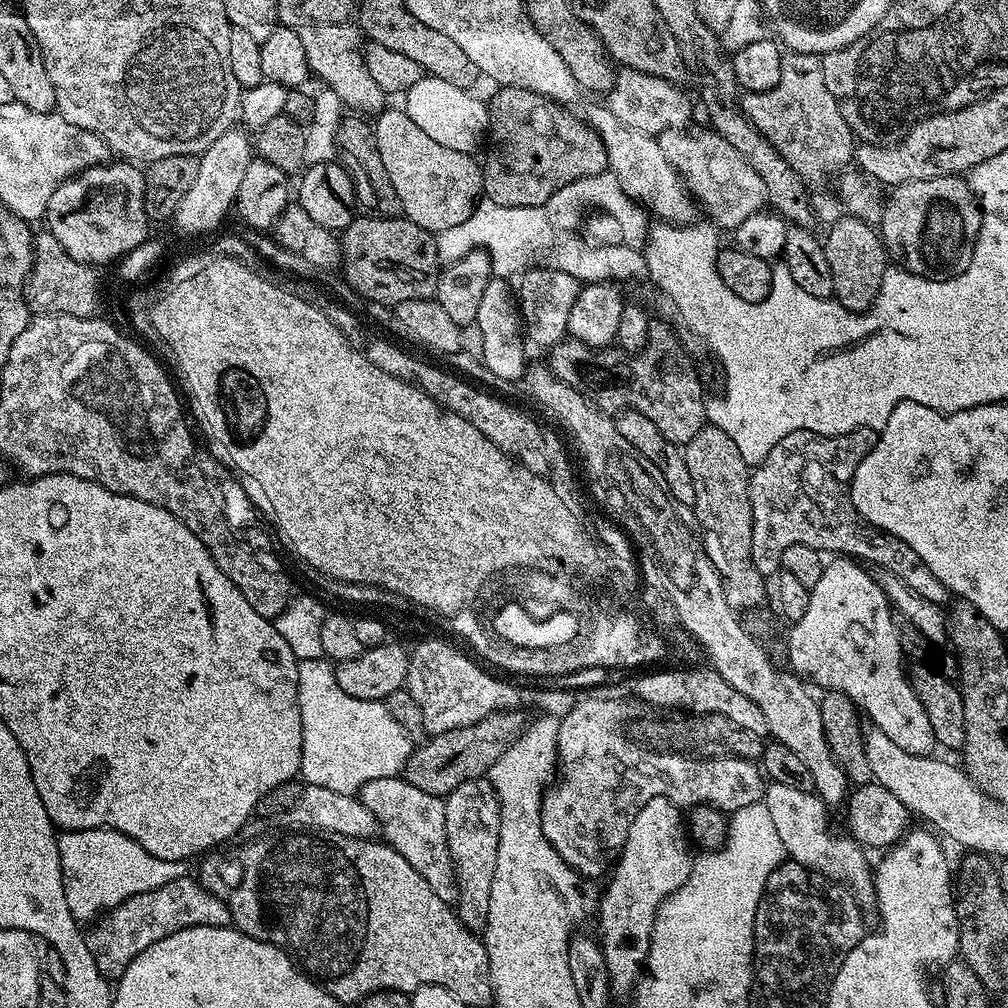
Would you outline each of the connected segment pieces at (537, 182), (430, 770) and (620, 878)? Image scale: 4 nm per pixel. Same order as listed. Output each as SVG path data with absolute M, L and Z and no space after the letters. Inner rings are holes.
M526 88L495 89L492 100L487 101L488 132L490 140L500 155L500 164L483 165L484 191L487 199L507 206L538 206L547 204L562 186L608 168L608 151L602 138L579 115L571 116L565 105L548 100L542 94Z
M505 710L492 712L486 718L461 728L429 735L423 743L415 745L408 755L402 771L403 779L408 780L410 786L418 786L418 790L426 790L426 794L441 798L449 796L462 782L481 779L489 772L525 727L526 719L520 710Z
M664 796L650 798L638 810L636 817L630 822L630 834L626 834L624 849L621 850L610 875L607 877L608 885L604 888L604 897L600 900L600 932L598 939L600 948L606 958L606 970L612 980L613 993L631 993L635 989L642 973L648 963L648 951L652 941L652 927L656 921L656 912L661 902L671 892L677 892L690 876L693 853L688 853L690 847L689 833L686 831L686 820L681 809L674 802Z

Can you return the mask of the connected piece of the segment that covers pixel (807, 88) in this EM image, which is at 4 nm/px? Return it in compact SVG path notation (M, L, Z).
M785 51L782 74L769 92L744 92L738 103L746 118L782 154L805 182L820 180L824 172L844 170L854 160L852 128L822 78L821 57L810 52Z

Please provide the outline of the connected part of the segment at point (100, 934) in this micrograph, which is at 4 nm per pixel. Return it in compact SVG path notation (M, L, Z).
M185 874L174 878L174 882L166 882L166 886L146 890L142 894L134 894L124 904L119 904L101 915L98 920L100 928L90 932L88 946L92 949L98 962L98 970L109 978L119 978L154 942L162 938L170 938L183 928L194 926L214 926L215 928L227 928L232 924L232 916L228 913L227 903L215 891L209 890L201 884L199 879L190 878Z

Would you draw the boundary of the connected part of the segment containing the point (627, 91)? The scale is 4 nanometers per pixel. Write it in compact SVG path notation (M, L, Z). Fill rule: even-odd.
M621 67L606 93L606 106L626 127L637 128L640 132L655 134L667 128L682 128L692 116L692 104L680 87L679 83L671 80Z

